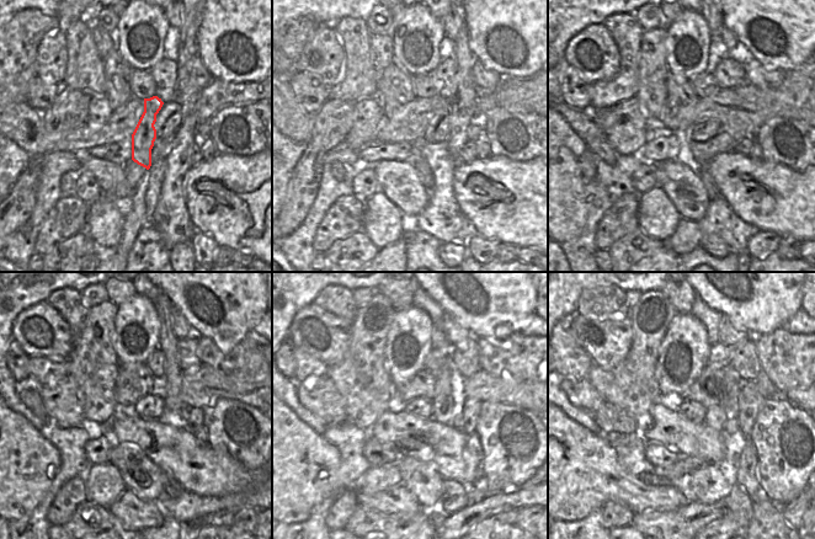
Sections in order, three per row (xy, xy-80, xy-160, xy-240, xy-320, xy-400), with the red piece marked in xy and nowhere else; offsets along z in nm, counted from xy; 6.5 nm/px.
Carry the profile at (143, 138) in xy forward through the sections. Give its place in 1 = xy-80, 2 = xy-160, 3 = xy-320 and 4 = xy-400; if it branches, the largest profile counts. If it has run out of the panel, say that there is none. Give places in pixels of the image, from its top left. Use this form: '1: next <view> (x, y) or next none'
1: next xy-80 (415, 159)
2: next xy-160 (713, 191)
3: next xy-320 (453, 499)
4: next xy-400 (738, 505)

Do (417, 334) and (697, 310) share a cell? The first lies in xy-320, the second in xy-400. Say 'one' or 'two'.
two

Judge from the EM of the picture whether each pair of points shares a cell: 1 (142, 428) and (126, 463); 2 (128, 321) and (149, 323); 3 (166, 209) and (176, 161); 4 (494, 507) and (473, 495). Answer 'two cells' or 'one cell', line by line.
1: two cells
2: one cell
3: one cell
4: two cells

